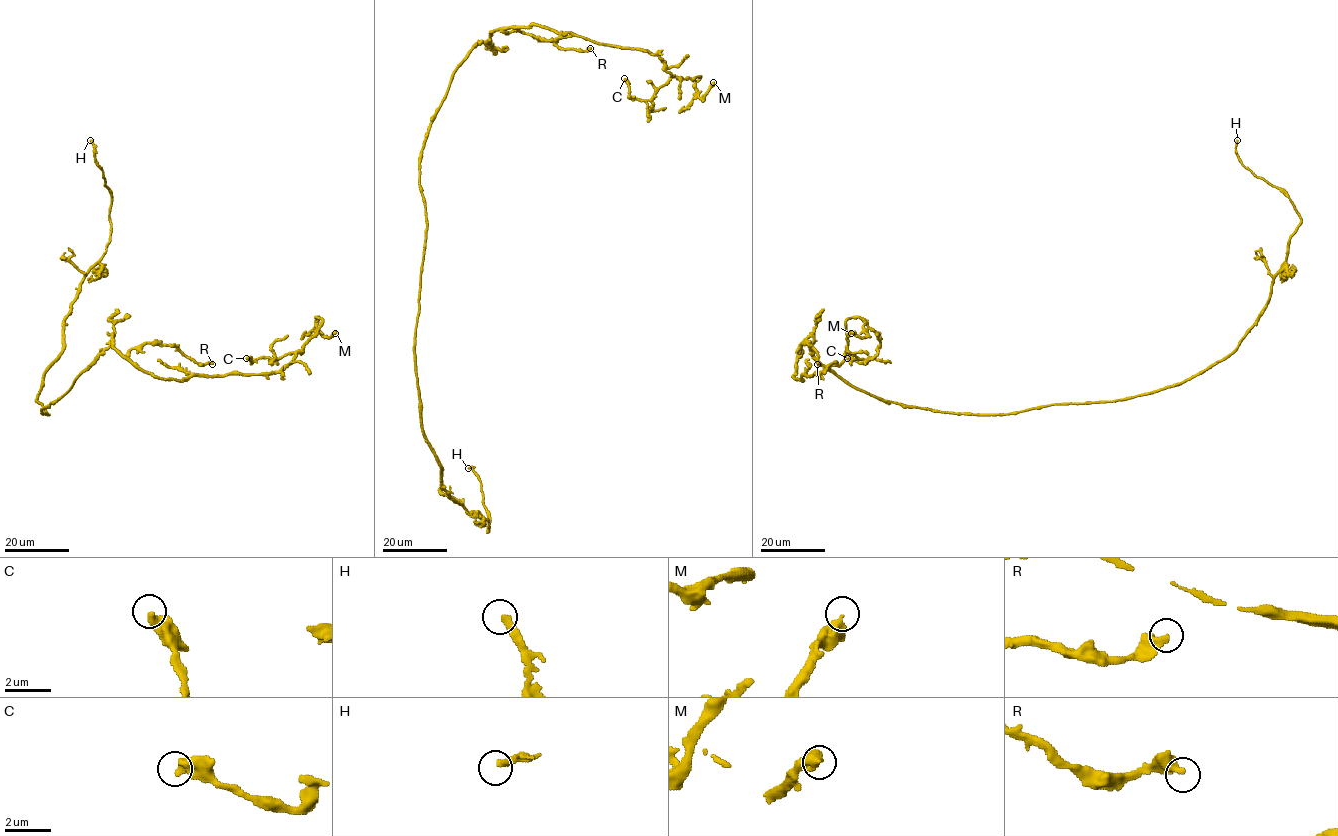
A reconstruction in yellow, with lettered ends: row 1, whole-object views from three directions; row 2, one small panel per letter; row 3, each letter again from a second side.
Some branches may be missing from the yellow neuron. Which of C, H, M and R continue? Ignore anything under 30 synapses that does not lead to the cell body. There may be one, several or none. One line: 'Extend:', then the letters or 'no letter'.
Extend: H

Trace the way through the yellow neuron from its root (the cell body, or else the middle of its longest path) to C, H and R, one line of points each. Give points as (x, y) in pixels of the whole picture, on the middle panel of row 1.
C: (426, 207), (431, 117), (493, 31), (540, 25), (646, 49), (673, 76), (649, 99), (633, 99), (624, 78)
H: (426, 207), (414, 338), (421, 428), (441, 466), (441, 486), (485, 518), (487, 531), (481, 481), (468, 468)
R: (426, 207), (423, 141), (453, 71), (476, 44), (490, 43), (500, 30), (564, 48), (590, 48)

